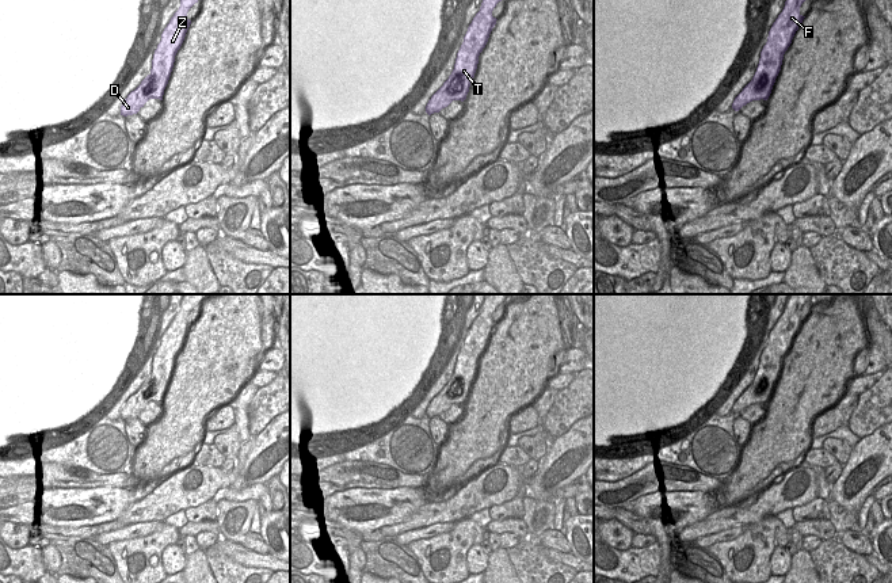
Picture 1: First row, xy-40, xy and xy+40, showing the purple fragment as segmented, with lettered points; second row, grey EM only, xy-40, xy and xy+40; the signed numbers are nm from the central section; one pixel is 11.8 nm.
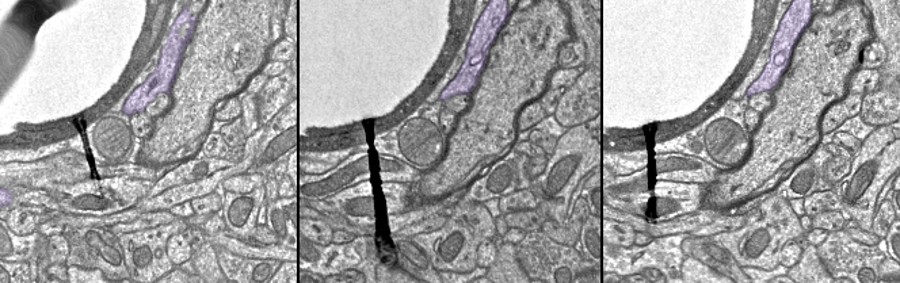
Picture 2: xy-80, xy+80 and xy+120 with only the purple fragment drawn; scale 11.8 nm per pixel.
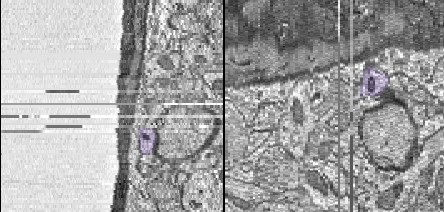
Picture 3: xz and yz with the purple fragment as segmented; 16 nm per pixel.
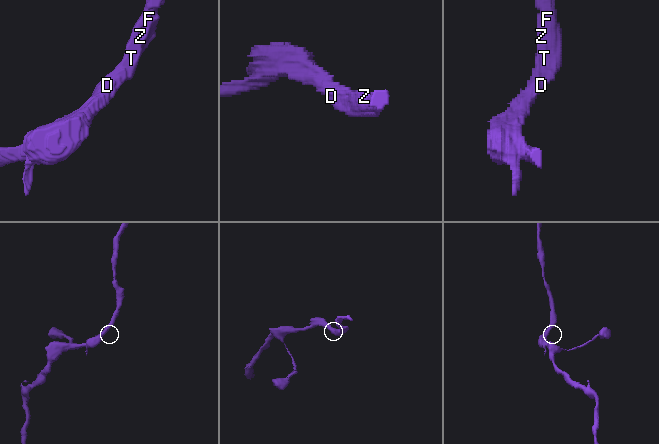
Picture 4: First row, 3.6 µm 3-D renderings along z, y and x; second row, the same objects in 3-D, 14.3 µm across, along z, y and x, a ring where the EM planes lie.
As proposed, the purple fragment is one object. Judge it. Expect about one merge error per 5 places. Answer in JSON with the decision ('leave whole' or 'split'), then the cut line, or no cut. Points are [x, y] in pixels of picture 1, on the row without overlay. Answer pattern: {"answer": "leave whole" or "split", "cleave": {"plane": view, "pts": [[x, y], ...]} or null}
{"answer": "leave whole", "cleave": null}

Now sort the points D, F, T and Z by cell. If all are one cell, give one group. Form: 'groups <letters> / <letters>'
groups D F T Z

